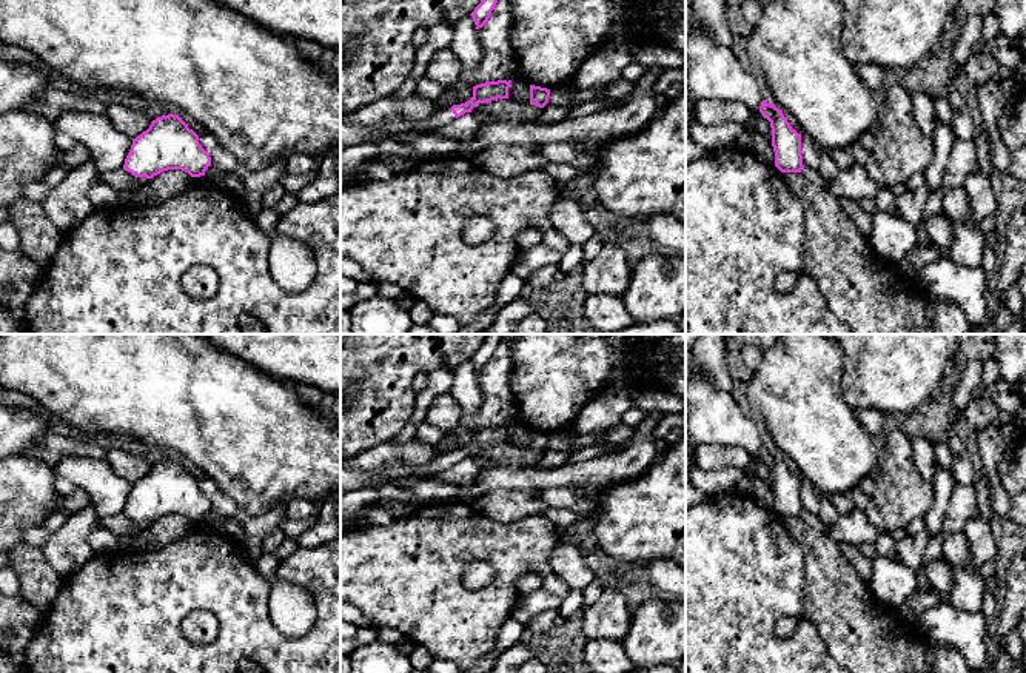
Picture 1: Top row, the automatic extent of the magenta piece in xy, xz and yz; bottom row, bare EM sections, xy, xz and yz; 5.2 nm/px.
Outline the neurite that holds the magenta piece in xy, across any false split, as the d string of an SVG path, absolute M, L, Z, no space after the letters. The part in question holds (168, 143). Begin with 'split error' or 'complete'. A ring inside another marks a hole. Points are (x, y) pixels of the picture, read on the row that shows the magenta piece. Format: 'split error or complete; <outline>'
complete; M168 114L153 120L146 131L132 139L123 169L146 179L168 169L200 177L208 166L211 157L199 143L199 136L179 116Z

